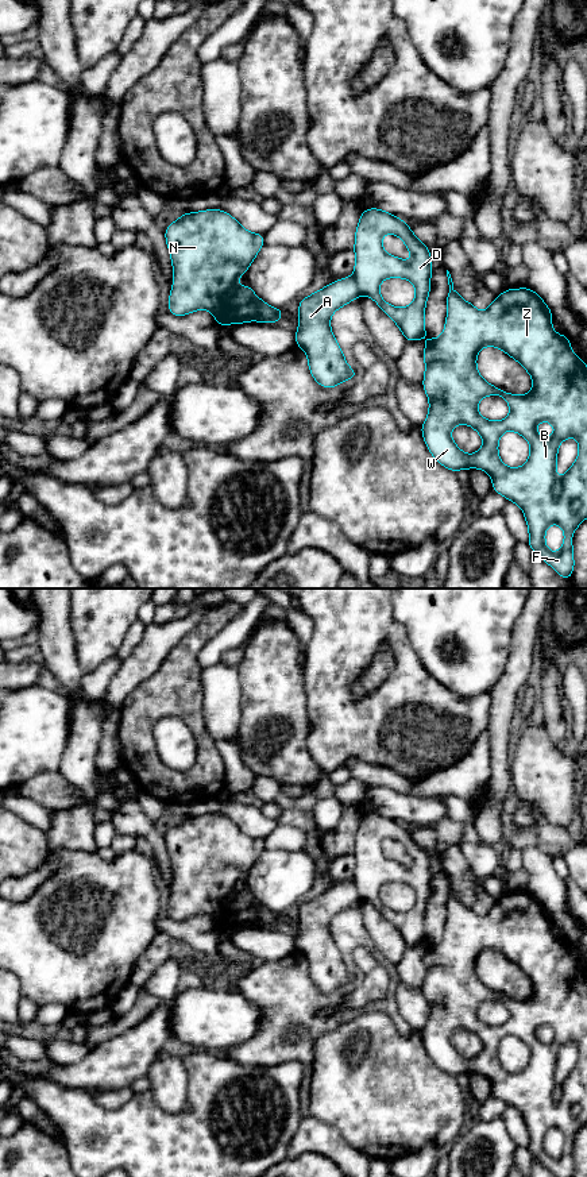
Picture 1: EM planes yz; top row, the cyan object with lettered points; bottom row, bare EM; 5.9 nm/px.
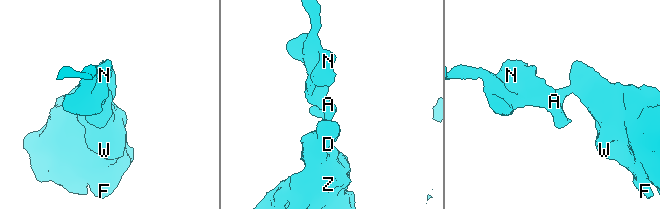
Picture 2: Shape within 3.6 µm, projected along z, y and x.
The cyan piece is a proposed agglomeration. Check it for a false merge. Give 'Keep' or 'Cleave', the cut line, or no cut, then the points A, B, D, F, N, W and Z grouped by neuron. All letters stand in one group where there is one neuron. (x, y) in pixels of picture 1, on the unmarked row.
Cleave. Split along yz (352, 882), (360, 898). Groups: A N / B D F W Z

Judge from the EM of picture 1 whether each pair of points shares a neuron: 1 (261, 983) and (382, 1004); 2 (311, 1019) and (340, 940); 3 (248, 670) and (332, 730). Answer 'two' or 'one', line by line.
1: one
2: one
3: two

